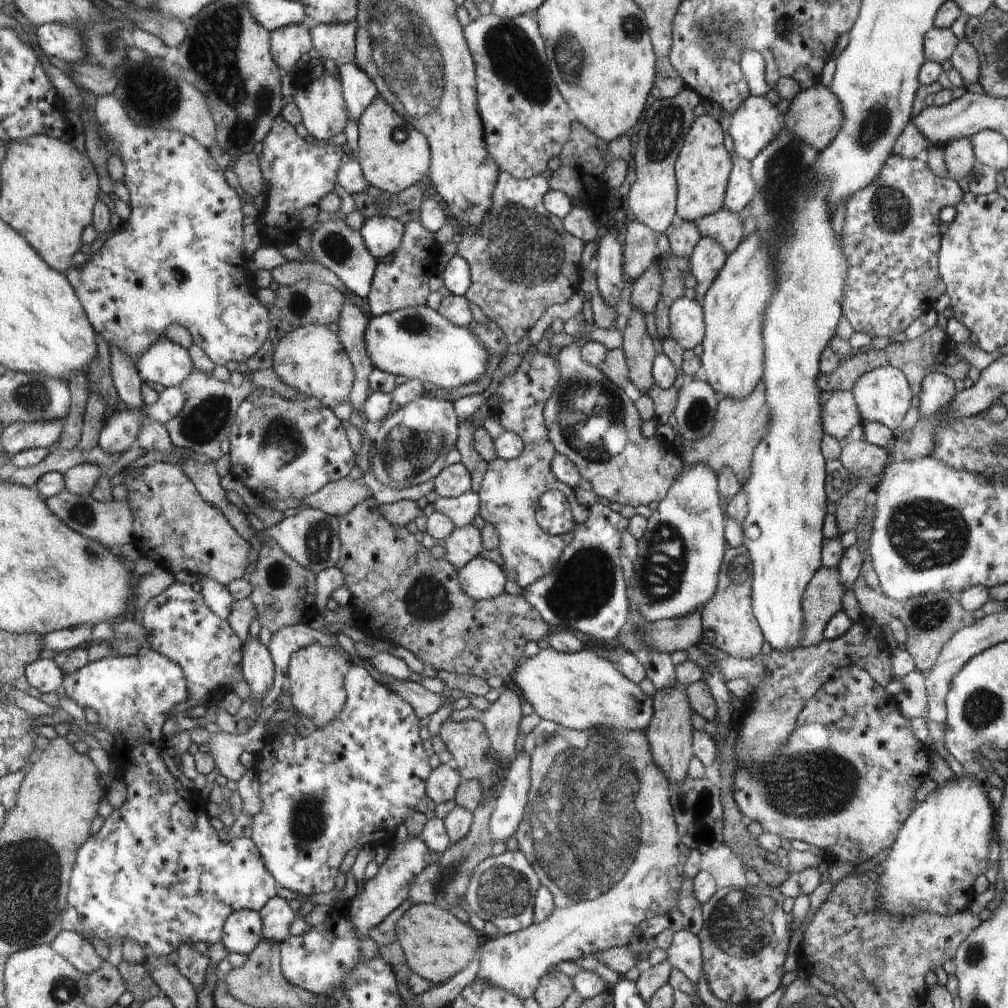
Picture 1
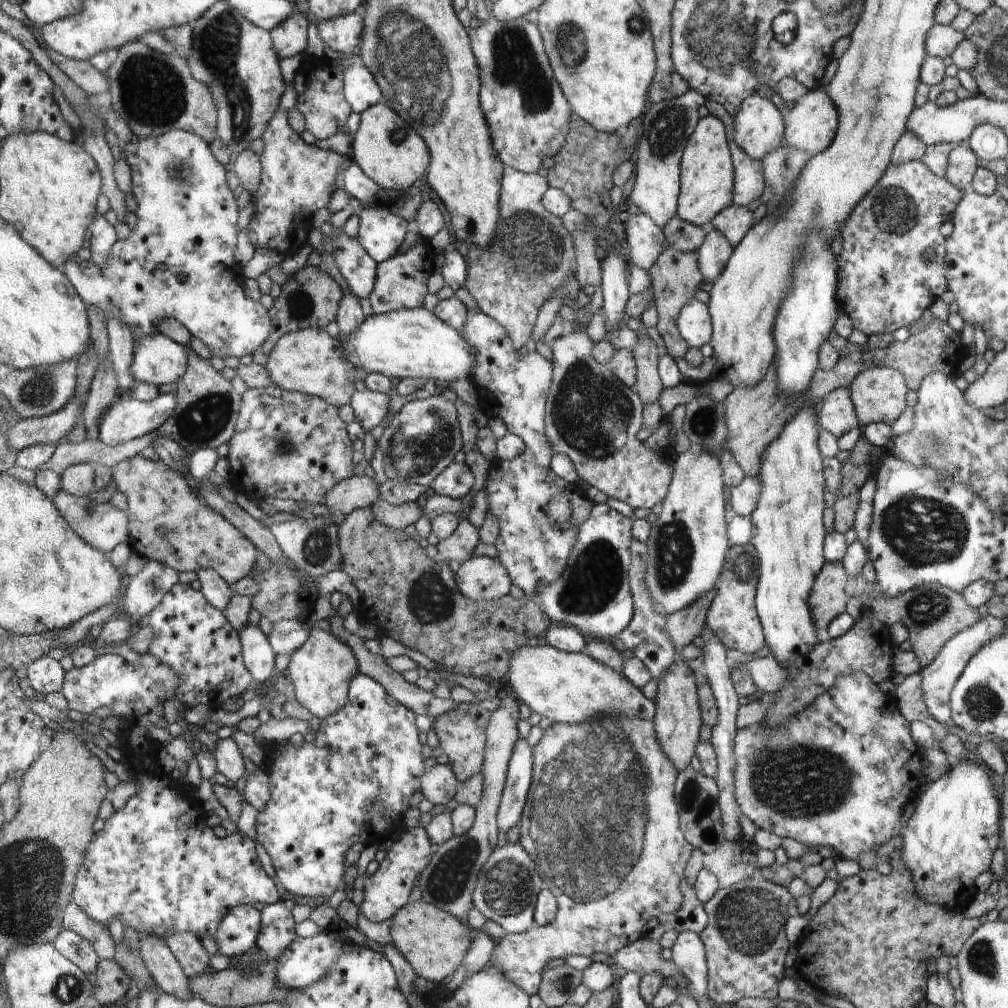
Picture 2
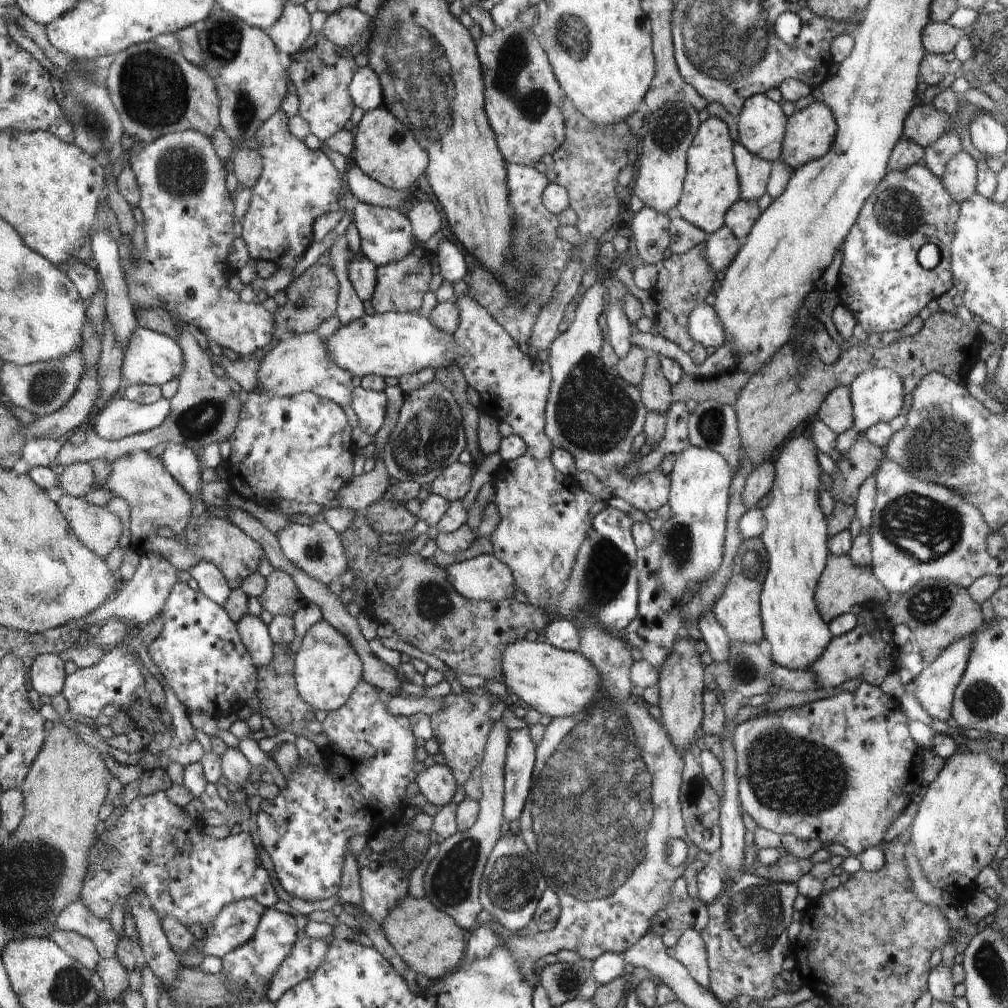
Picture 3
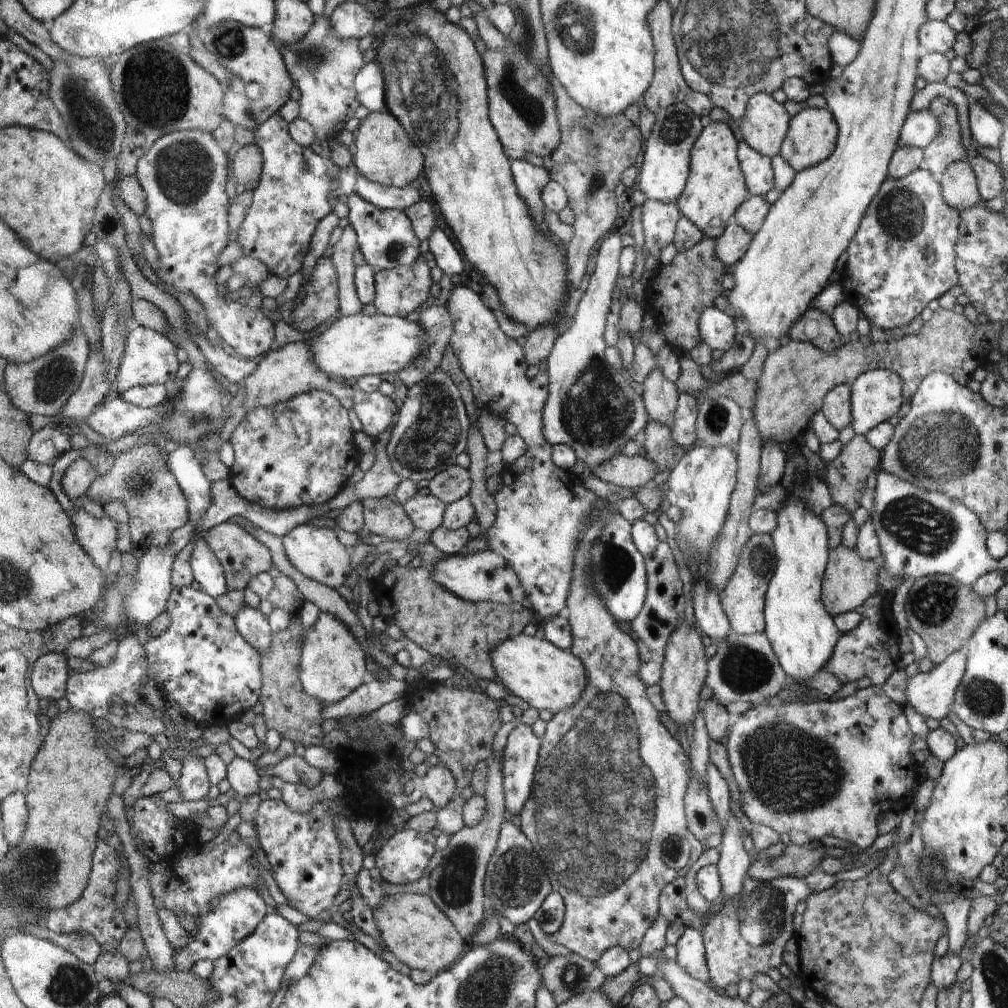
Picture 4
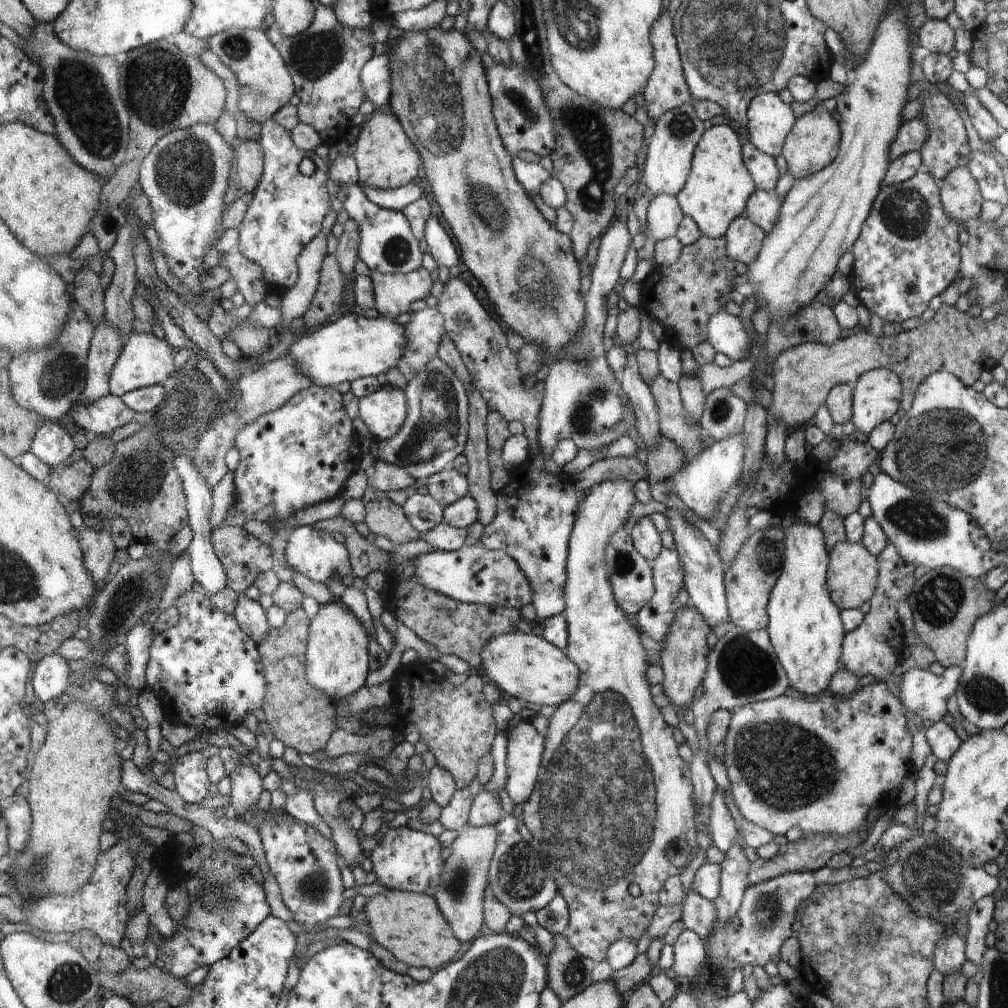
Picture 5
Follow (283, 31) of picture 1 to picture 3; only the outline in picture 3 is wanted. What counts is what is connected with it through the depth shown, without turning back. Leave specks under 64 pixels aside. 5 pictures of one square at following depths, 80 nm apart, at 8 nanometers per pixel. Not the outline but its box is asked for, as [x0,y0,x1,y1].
[269,2,310,59]

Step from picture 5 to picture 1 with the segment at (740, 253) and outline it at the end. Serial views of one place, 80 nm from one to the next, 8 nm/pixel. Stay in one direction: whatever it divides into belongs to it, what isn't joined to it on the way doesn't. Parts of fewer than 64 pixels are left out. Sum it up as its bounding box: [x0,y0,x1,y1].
[688,237,728,302]

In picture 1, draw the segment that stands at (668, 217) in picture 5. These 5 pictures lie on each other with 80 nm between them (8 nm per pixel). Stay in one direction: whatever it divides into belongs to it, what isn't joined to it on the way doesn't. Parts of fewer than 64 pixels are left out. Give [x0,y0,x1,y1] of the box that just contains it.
[623,219,661,282]

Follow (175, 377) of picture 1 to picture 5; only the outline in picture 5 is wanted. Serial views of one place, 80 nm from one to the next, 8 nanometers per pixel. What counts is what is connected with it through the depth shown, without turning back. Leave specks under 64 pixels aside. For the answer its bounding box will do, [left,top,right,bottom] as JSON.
[109,332,176,397]

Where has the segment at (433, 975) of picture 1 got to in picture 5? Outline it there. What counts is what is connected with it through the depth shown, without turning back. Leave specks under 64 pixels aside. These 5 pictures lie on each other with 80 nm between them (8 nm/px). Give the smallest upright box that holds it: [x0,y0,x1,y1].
[363,889,463,972]

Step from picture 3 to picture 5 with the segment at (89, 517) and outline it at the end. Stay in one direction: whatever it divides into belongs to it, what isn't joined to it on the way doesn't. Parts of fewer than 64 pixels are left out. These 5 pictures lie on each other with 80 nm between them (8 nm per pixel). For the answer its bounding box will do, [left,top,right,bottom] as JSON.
[80,528,116,585]

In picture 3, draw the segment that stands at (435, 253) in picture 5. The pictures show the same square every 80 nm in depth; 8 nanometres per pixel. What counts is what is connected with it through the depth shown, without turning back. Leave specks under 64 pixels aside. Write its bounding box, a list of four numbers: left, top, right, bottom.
[436,237,469,284]

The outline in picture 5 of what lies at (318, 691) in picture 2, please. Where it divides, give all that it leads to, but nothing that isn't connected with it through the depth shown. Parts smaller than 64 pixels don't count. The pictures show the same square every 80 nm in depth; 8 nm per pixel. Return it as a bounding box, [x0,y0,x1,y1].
[305,599,368,699]

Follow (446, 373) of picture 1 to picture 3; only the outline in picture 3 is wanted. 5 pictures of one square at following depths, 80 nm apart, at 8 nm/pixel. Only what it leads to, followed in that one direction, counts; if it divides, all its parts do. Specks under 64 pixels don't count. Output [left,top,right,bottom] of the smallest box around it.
[324,313,458,379]

